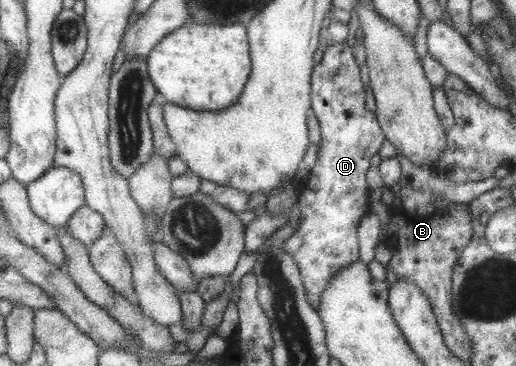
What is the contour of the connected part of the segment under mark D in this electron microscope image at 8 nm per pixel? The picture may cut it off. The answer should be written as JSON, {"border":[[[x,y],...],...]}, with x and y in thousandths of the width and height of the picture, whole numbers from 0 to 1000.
{"border":[[[671,112],[667,117],[645,115],[640,128],[634,128],[607,199],[605,295],[622,350],[620,437],[601,464],[593,508],[579,527],[576,566],[587,596],[578,623],[570,628],[570,642],[552,658],[550,683],[570,697],[574,716],[579,719],[597,814],[616,850],[620,850],[620,825],[624,825],[628,798],[636,792],[636,776],[643,770],[643,760],[651,760],[651,749],[659,749],[667,727],[678,727],[700,708],[696,620],[702,598],[721,577],[719,516],[709,500],[709,484],[717,467],[717,434],[733,421],[736,402],[750,383],[731,309],[713,303],[709,292],[709,238],[698,210],[698,183],[682,126],[672,123]]]}

